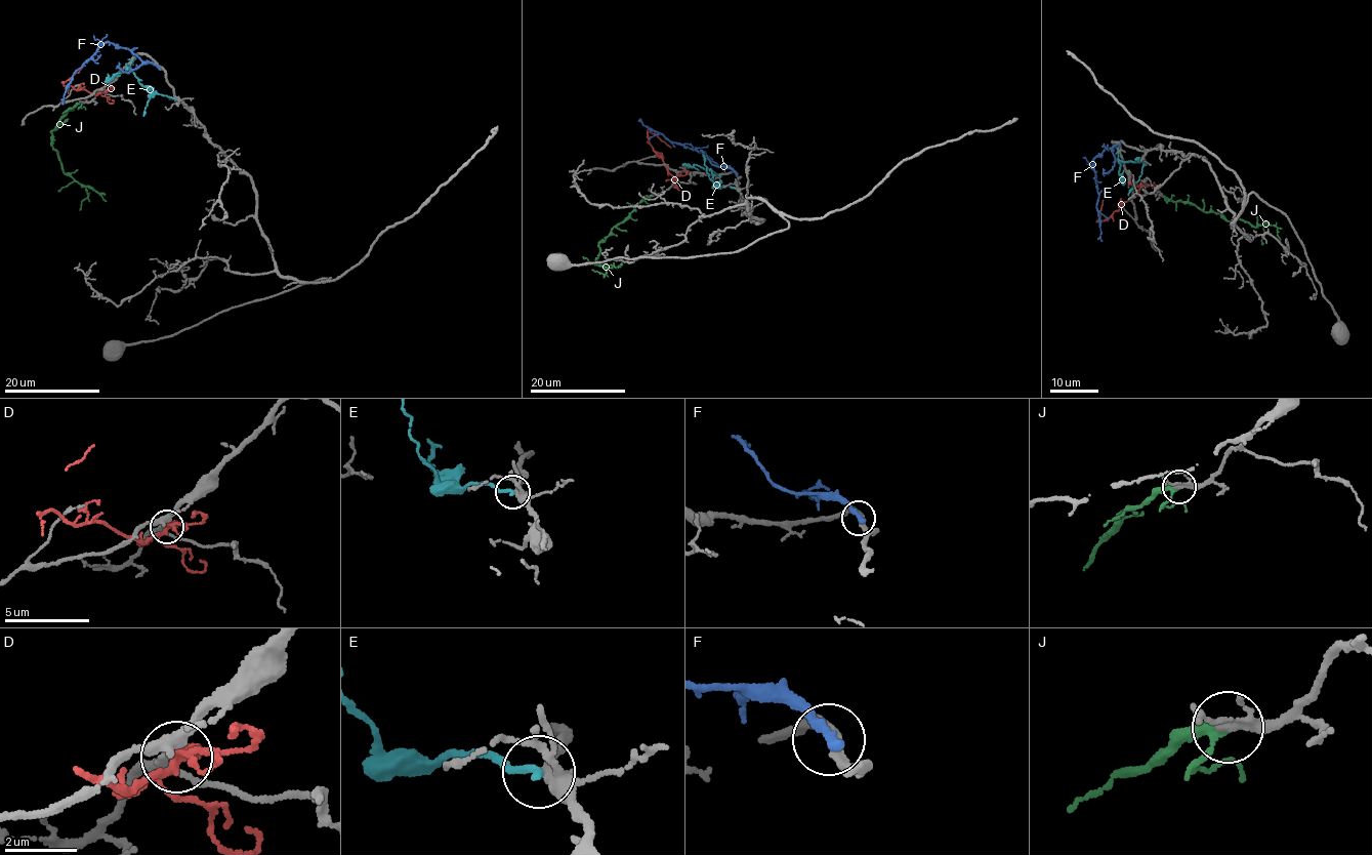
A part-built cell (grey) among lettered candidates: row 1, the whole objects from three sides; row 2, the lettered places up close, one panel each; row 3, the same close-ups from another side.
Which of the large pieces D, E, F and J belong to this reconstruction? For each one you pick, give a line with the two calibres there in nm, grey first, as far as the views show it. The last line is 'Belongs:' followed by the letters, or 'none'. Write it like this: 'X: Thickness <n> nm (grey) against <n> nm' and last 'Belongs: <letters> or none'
J: Thickness 180 nm (grey) against 240 nm
Belongs: J

